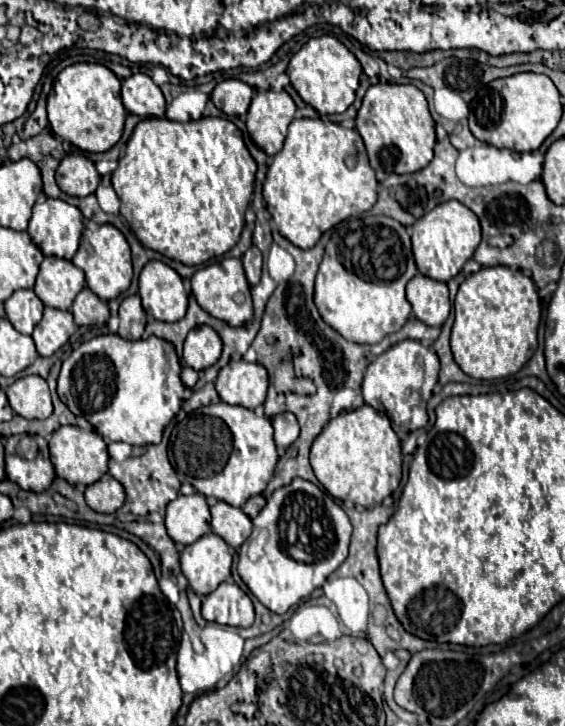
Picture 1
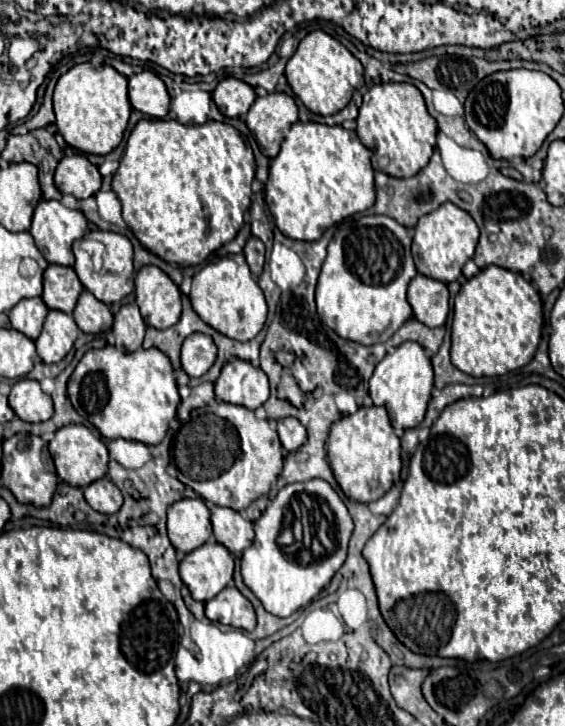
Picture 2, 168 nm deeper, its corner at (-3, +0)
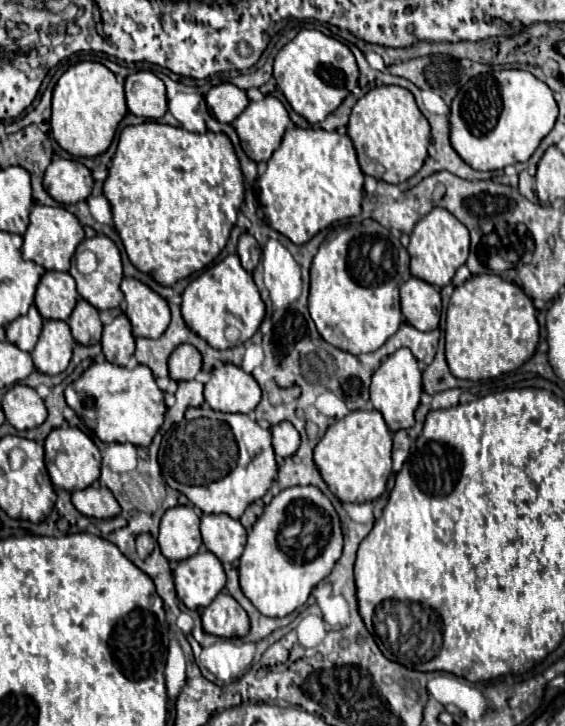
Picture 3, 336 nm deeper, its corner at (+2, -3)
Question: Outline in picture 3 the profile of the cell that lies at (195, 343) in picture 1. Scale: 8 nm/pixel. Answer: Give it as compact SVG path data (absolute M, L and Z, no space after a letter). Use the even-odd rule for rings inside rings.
M180 344L178 348L174 348L174 352L170 354L168 360L168 372L170 378L176 382L188 382L194 380L196 374L202 368L202 356L200 352L190 346L190 344Z

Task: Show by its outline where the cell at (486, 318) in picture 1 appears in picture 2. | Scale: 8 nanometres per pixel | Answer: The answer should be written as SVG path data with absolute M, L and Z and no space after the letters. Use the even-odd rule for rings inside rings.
M472 259L464 265L462 274L467 281L457 293L457 313L451 325L453 365L473 377L505 375L527 365L535 355L543 327L543 307L537 289L519 273L497 265L480 271Z

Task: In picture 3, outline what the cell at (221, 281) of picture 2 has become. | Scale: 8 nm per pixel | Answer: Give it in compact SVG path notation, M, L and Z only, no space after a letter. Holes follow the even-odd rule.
M230 254L222 262L206 268L182 294L182 318L186 320L186 326L218 350L230 348L230 342L224 338L226 326L236 326L242 332L242 342L246 342L258 330L264 314L266 306L252 280L252 274L242 268L236 254Z

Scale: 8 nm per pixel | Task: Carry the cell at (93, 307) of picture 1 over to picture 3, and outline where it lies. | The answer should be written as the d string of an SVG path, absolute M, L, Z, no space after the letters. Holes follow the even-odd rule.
M78 300L68 326L72 330L72 336L78 344L82 346L94 346L100 342L100 334L102 334L102 322L98 318L98 310L94 306L90 306L86 300Z

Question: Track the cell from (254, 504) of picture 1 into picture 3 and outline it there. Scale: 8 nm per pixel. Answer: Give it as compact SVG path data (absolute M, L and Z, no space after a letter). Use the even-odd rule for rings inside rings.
M254 502L254 504L250 504L250 506L246 508L246 512L242 514L242 518L240 518L242 526L244 526L246 530L250 530L250 528L254 526L254 522L258 520L258 516L262 514L262 510L264 510L264 504L262 504L262 502Z

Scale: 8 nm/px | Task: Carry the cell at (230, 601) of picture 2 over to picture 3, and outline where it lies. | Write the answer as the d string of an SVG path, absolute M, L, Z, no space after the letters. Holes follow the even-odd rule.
M220 592L214 602L202 610L202 630L220 638L242 638L250 630L248 614L228 592Z

